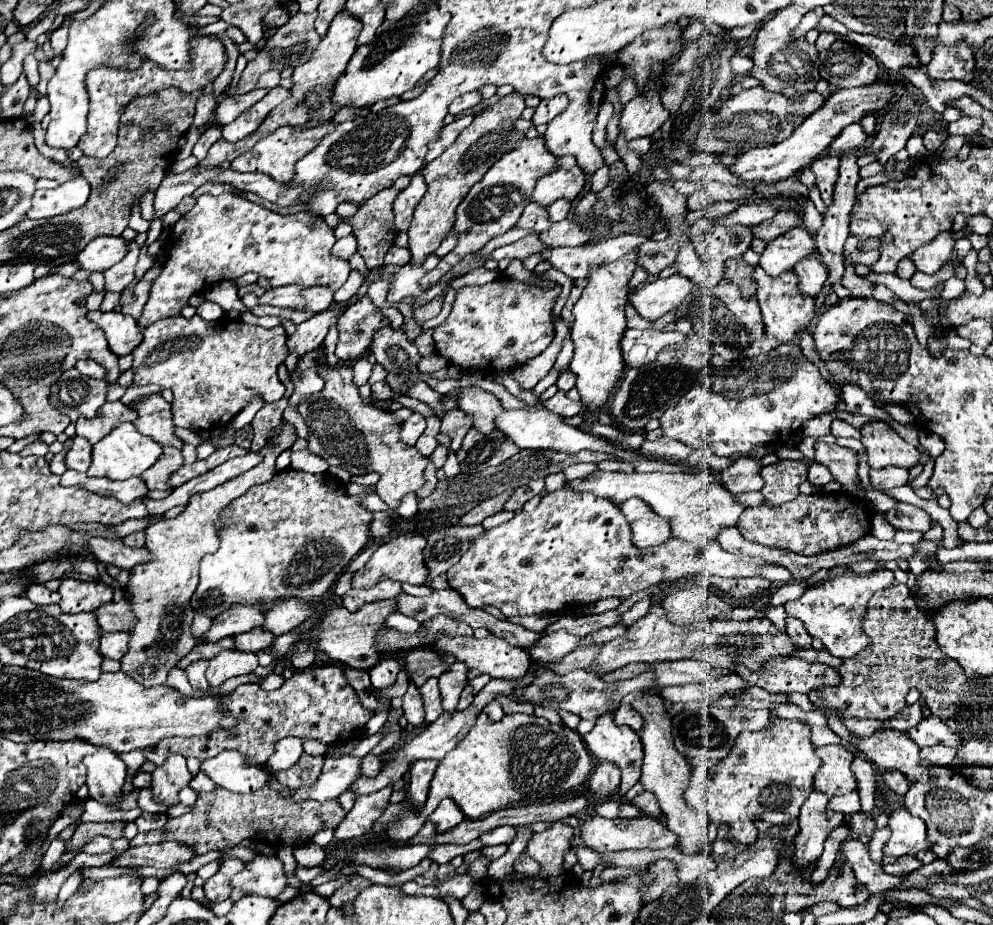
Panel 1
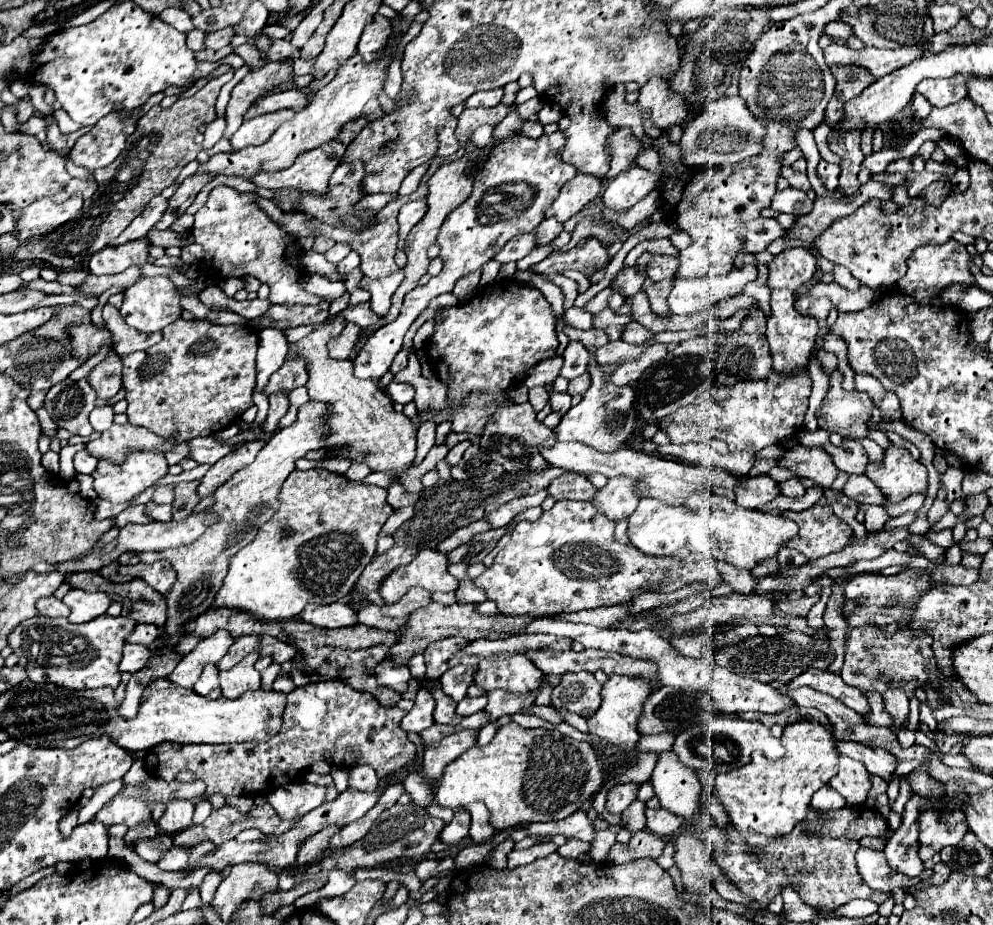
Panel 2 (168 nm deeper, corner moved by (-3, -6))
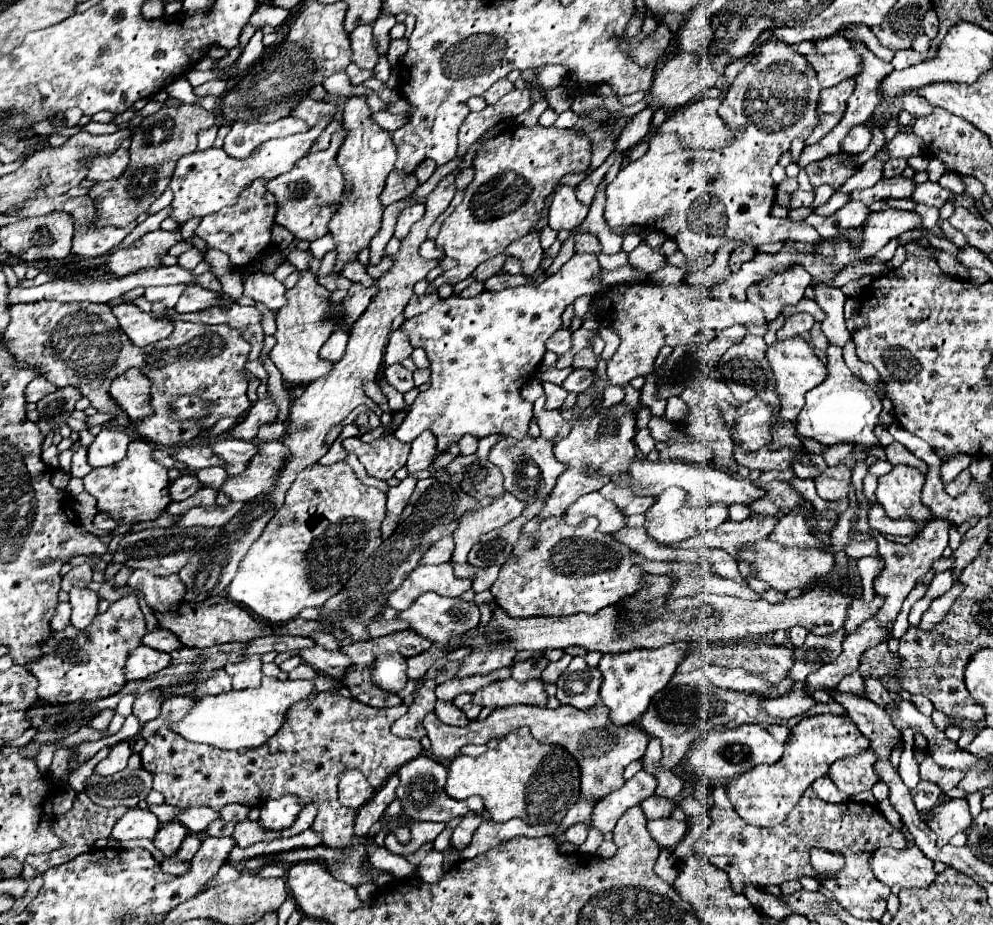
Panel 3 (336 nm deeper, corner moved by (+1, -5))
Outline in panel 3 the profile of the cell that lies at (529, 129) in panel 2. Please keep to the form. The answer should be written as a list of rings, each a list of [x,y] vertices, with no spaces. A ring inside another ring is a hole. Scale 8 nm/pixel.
[[[540,100],[540,102],[536,102],[530,110],[526,110],[524,114],[520,114],[518,118],[514,118],[520,126],[526,126],[526,128],[532,128],[532,126],[536,126],[538,124],[538,118],[540,118],[540,114],[544,112],[548,108],[548,104],[546,104],[546,100]]]

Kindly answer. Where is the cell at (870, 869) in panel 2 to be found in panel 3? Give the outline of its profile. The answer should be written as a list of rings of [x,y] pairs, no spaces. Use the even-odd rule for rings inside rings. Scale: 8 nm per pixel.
[[[916,846],[906,850],[878,848],[868,858],[870,870],[886,886],[900,888],[924,888],[934,882],[932,860],[926,858]]]

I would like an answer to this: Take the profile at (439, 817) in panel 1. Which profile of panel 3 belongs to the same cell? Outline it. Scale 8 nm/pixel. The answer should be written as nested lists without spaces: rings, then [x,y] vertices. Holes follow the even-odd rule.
[[[466,814],[462,818],[462,822],[452,830],[452,838],[450,838],[450,846],[452,848],[466,848],[472,840],[472,834],[476,832],[476,828],[480,826],[482,818],[478,818],[476,814]]]

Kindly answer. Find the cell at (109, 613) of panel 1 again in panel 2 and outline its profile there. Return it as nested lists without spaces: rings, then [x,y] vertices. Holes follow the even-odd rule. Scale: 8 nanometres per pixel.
[[[138,625],[138,629],[134,629],[134,633],[128,637],[130,643],[140,643],[140,645],[150,645],[152,641],[156,641],[158,637],[162,637],[162,629],[154,627],[154,625]]]

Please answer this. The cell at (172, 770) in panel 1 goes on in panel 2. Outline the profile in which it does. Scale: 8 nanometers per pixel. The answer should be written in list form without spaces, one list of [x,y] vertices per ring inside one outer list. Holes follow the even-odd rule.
[[[170,801],[170,803],[166,803],[166,813],[158,821],[158,827],[166,835],[184,831],[192,825],[192,813],[194,813],[192,801]]]

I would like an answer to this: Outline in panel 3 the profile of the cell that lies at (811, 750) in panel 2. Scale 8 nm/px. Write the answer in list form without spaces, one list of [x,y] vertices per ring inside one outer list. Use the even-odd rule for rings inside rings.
[[[820,714],[802,718],[796,726],[790,728],[788,742],[784,744],[784,754],[778,764],[758,764],[752,772],[744,772],[736,776],[728,786],[728,798],[738,812],[738,816],[752,826],[772,828],[774,824],[782,824],[782,820],[790,814],[794,804],[802,798],[802,792],[812,786],[814,780],[828,774],[832,762],[854,756],[870,746],[868,738],[858,732],[856,724],[846,716]]]

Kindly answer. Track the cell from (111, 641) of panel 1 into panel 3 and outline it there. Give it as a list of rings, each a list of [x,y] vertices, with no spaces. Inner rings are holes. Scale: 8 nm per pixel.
[[[138,646],[138,648],[134,648],[134,652],[130,652],[130,656],[126,660],[126,668],[124,668],[126,680],[148,678],[150,674],[160,672],[168,664],[170,664],[170,654],[158,652],[148,646]]]

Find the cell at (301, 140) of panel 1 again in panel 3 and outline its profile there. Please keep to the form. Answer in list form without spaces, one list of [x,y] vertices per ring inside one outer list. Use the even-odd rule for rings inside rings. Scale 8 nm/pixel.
[[[340,130],[338,136],[332,136],[328,150],[306,154],[302,160],[294,164],[290,172],[266,182],[266,190],[272,192],[278,202],[276,224],[288,228],[298,240],[314,242],[328,234],[326,224],[334,216],[340,204],[340,196],[344,192],[344,178],[336,166],[336,152],[342,144],[342,138],[344,138],[344,130]]]

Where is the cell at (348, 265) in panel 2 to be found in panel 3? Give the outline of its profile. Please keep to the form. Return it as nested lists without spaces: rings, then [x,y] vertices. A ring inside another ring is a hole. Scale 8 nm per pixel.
[[[352,260],[350,264],[346,264],[346,268],[342,268],[340,272],[344,278],[352,280],[352,282],[362,282],[364,286],[370,286],[374,280],[368,276],[366,268],[360,264],[360,260]]]

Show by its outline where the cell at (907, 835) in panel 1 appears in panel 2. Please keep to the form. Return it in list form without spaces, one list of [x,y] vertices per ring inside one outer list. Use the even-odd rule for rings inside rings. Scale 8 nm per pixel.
[[[926,809],[920,813],[920,849],[918,855],[922,861],[932,859],[936,853],[940,853],[948,845],[958,845],[962,837],[970,831],[966,821],[960,821],[958,825],[946,825],[942,821],[938,809]]]

